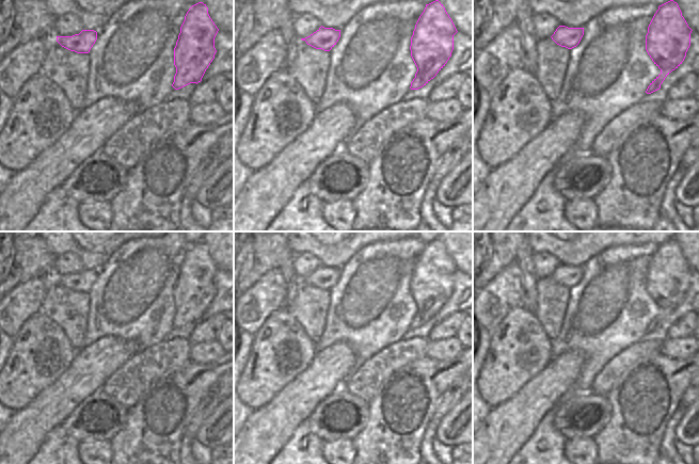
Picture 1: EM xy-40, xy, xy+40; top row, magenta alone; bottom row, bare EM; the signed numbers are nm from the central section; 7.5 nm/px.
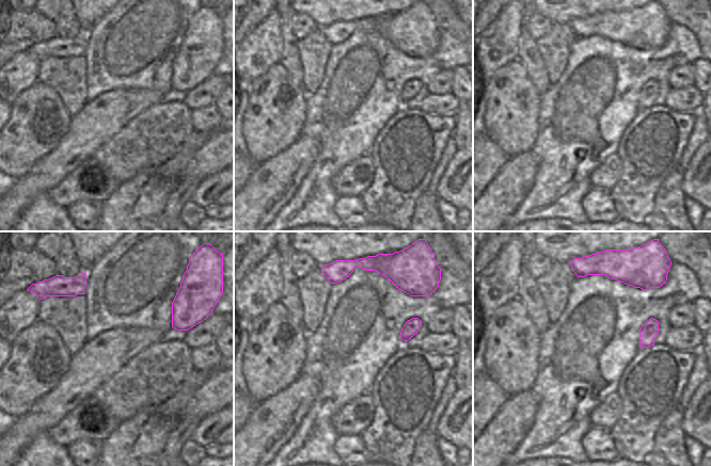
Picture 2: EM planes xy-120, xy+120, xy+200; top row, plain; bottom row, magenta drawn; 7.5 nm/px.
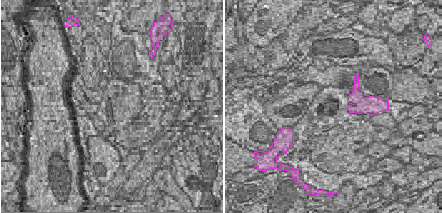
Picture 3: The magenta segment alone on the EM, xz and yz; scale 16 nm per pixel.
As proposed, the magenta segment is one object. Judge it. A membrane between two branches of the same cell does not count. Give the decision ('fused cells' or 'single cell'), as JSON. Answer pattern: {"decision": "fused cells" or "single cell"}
{"decision": "single cell"}

